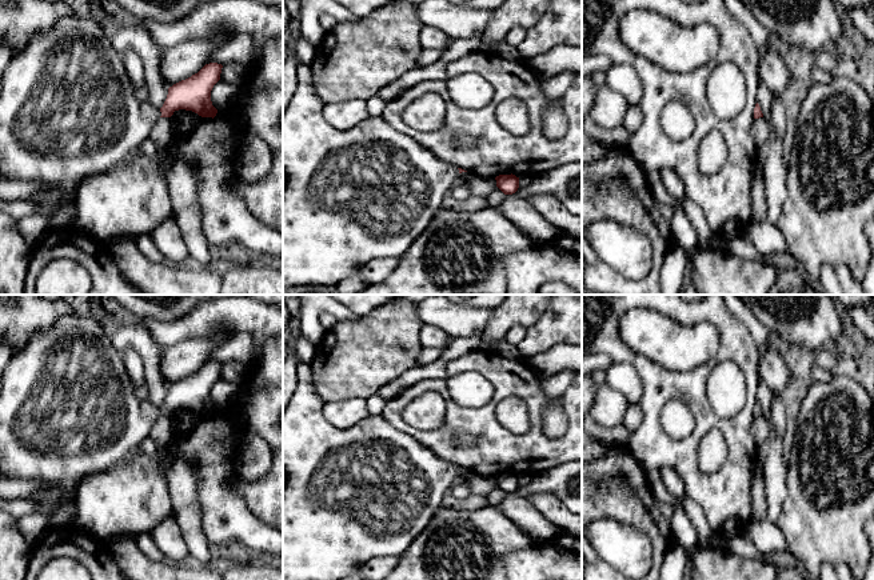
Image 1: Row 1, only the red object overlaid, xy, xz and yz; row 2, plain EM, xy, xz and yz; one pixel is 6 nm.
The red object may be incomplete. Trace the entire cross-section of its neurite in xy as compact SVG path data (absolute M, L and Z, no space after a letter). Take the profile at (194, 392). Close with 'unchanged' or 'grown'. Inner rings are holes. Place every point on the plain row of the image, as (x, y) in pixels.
M65 315L49 329L35 332L5 365L0 392L0 475L55 485L57 495L47 499L44 508L51 525L73 525L80 481L121 463L148 437L160 416L171 416L179 408L201 416L216 415L211 389L220 379L222 367L222 363L209 361L173 383L159 408L137 399L123 352L112 344L111 333L93 319Z | grown

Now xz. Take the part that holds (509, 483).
M499 473L495 476L496 485L504 492L504 493L512 493L519 487L519 476L515 473Z | unchanged

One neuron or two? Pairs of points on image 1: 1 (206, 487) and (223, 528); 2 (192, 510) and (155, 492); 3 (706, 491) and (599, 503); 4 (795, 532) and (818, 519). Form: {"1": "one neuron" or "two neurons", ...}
{"1": "one neuron", "2": "two neurons", "3": "two neurons", "4": "one neuron"}

